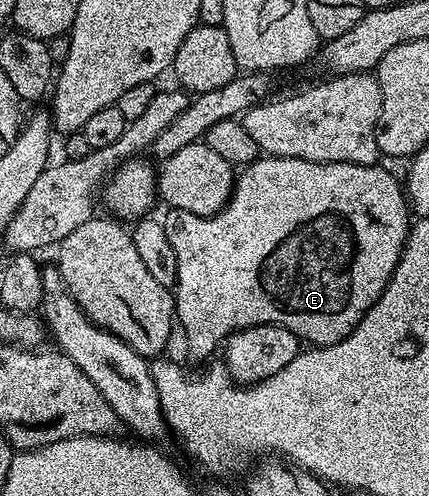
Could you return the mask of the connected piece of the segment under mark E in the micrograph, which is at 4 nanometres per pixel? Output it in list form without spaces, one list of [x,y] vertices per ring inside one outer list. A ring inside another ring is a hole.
[[[265,156],[240,169],[233,185],[233,197],[225,203],[225,208],[221,212],[216,212],[213,216],[200,216],[178,208],[169,208],[166,211],[163,223],[167,230],[167,238],[171,238],[171,246],[175,246],[175,258],[179,262],[175,285],[175,320],[180,331],[181,328],[185,331],[189,352],[195,359],[201,360],[204,356],[211,355],[216,348],[218,351],[219,345],[228,340],[231,333],[256,324],[287,326],[287,330],[294,332],[309,346],[337,344],[353,333],[357,323],[365,317],[370,306],[381,297],[387,282],[393,276],[411,227],[411,219],[409,220],[411,209],[402,181],[398,177],[396,180],[387,169],[381,167],[377,164],[344,164],[343,162],[320,164],[286,156]]]

